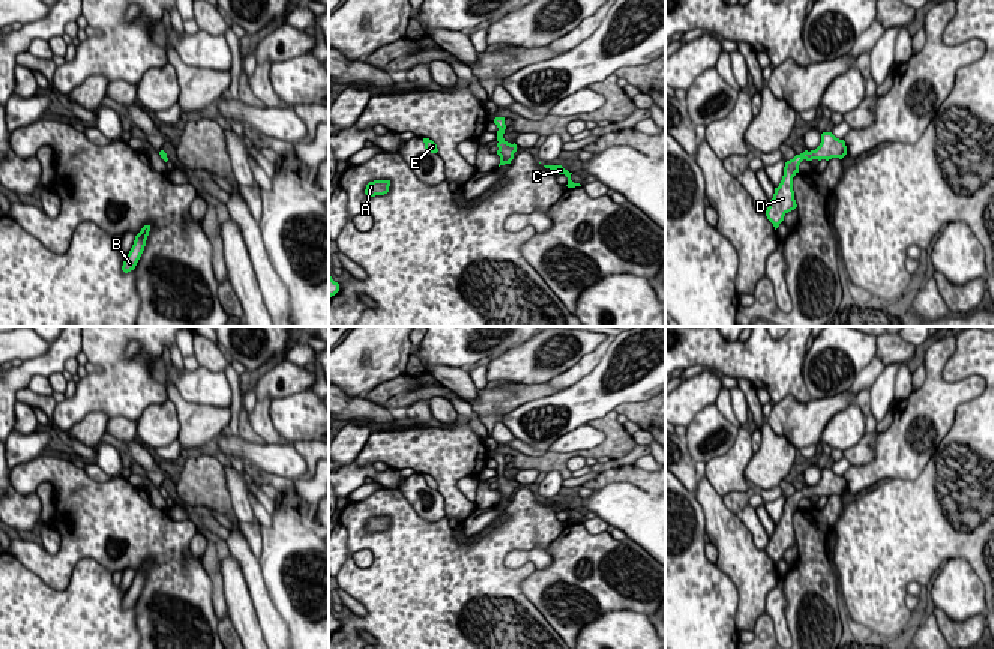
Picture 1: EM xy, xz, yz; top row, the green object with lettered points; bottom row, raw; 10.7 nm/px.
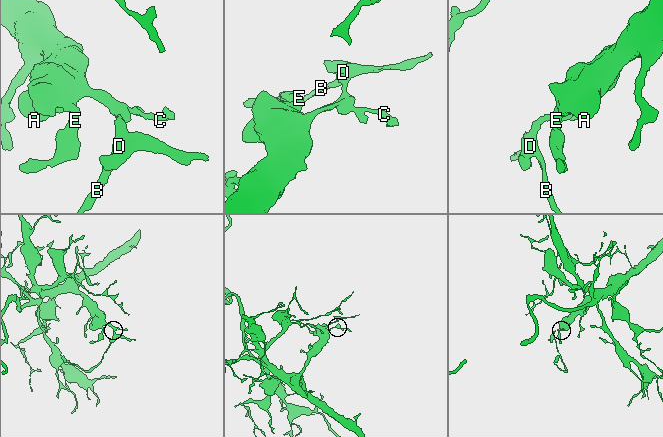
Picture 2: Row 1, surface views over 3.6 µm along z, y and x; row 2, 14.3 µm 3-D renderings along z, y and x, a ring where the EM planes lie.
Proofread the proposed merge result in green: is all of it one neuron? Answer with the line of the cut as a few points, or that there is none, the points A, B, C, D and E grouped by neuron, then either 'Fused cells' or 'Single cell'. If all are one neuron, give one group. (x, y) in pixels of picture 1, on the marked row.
No split. Groups: A B C D E. Single cell

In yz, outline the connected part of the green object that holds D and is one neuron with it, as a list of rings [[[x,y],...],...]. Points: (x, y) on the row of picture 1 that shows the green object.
[[[832,132],[821,134],[821,143],[815,150],[805,150],[785,162],[784,176],[778,188],[775,188],[773,198],[769,201],[766,210],[767,219],[773,224],[775,230],[784,221],[784,216],[797,207],[793,191],[793,177],[799,173],[799,165],[803,159],[842,159],[847,155],[847,146],[844,140],[836,138]]]

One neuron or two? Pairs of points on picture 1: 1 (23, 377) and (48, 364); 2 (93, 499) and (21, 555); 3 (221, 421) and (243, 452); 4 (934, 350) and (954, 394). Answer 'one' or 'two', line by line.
1: one
2: one
3: two
4: one

